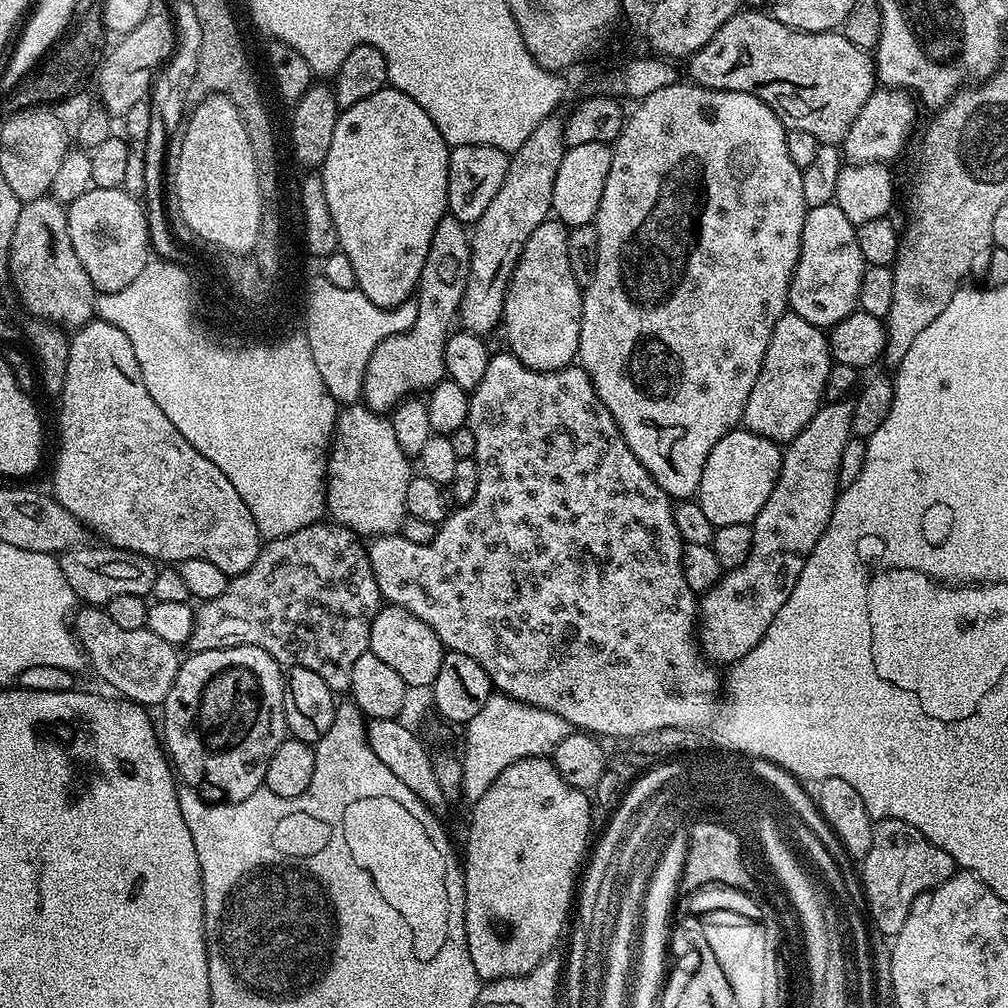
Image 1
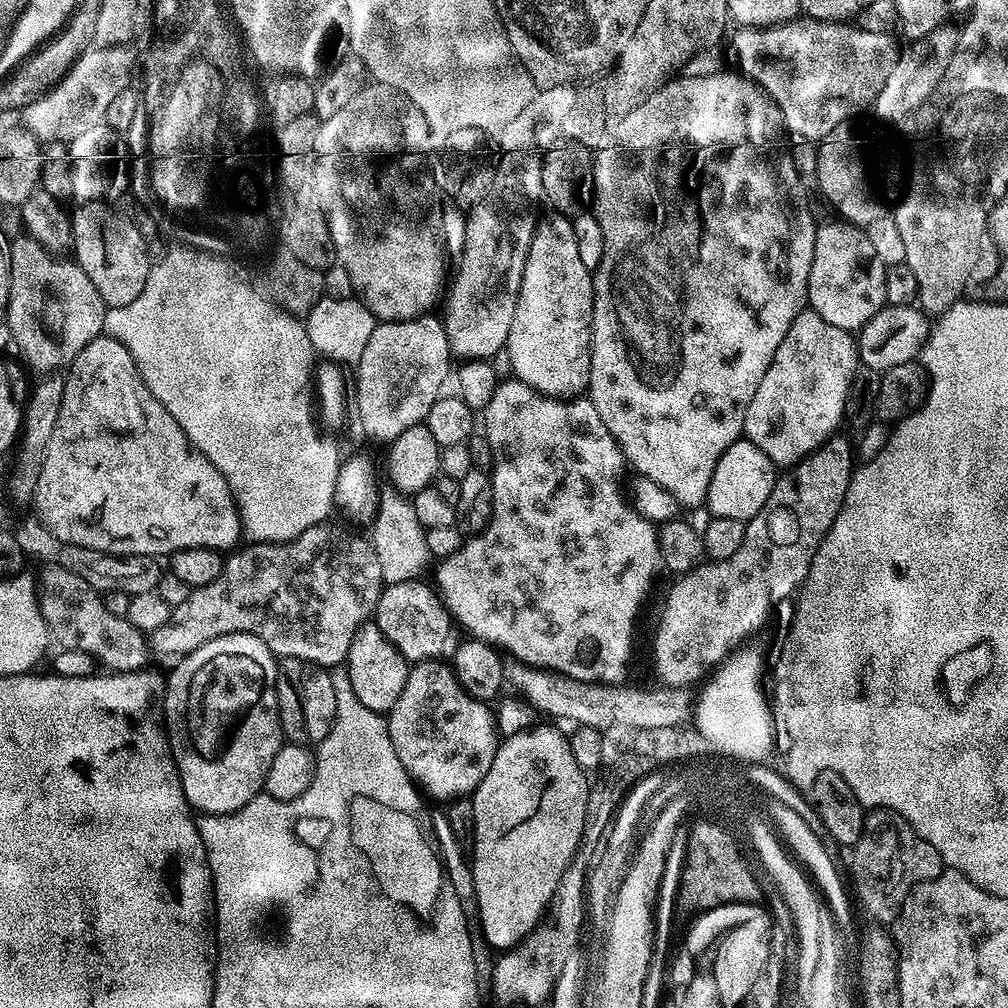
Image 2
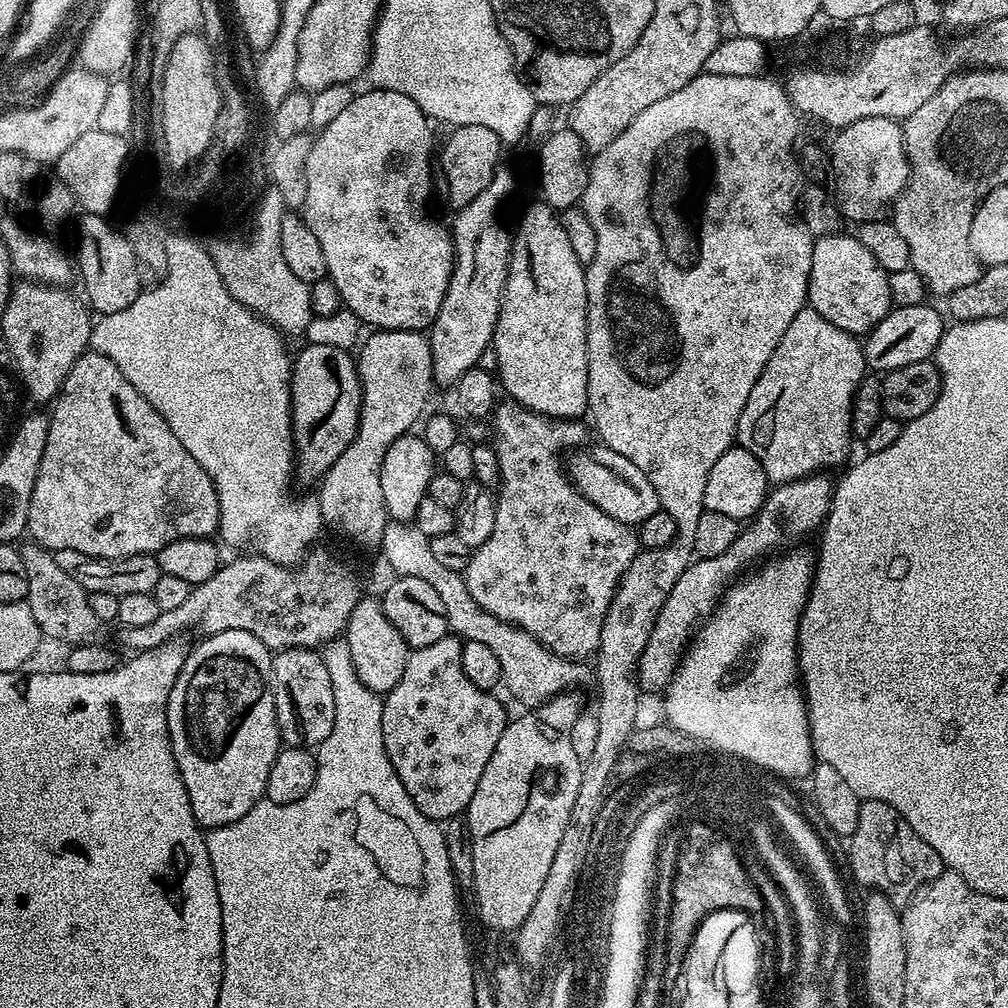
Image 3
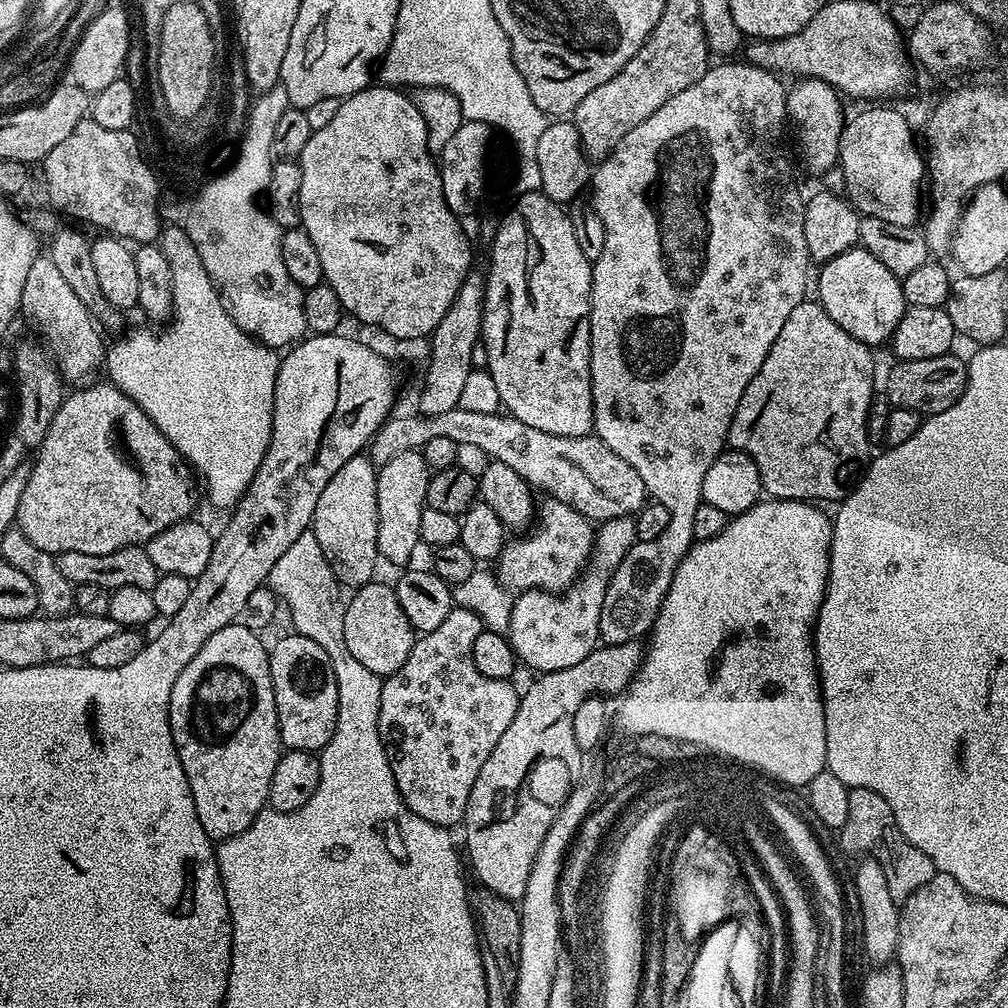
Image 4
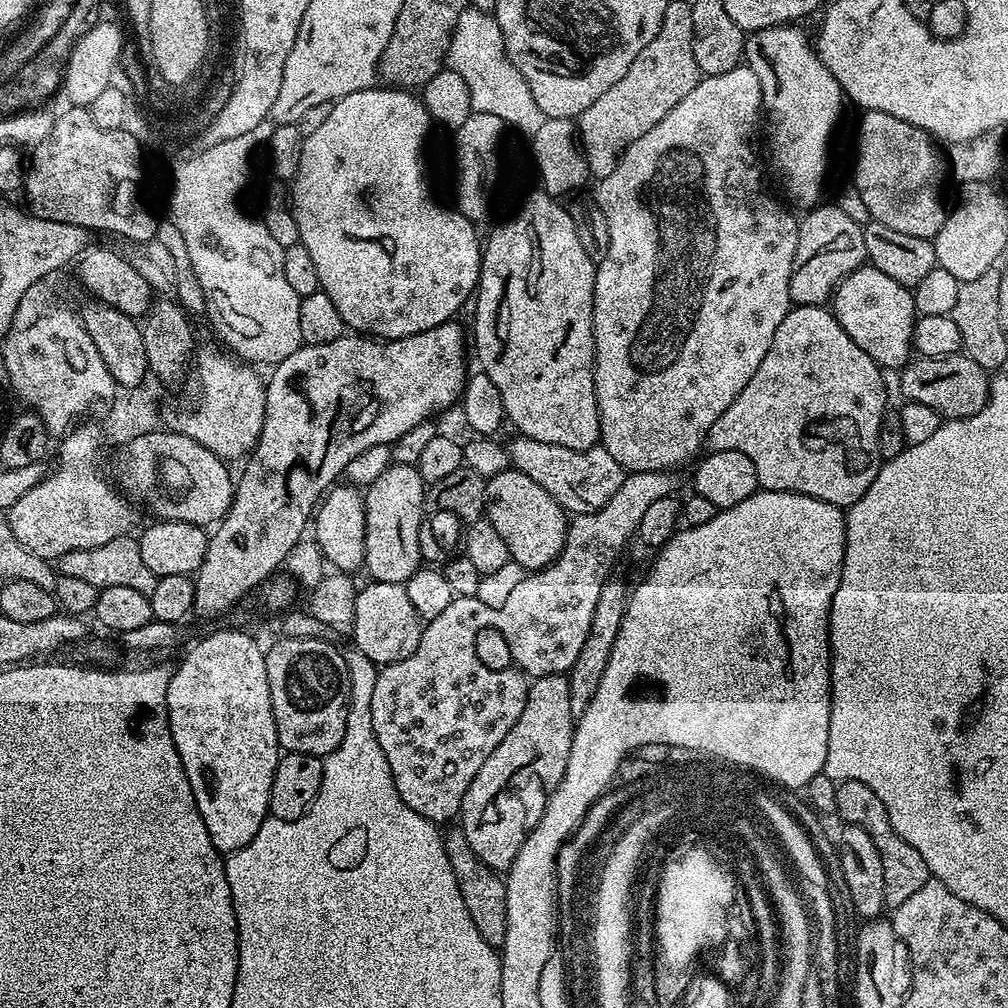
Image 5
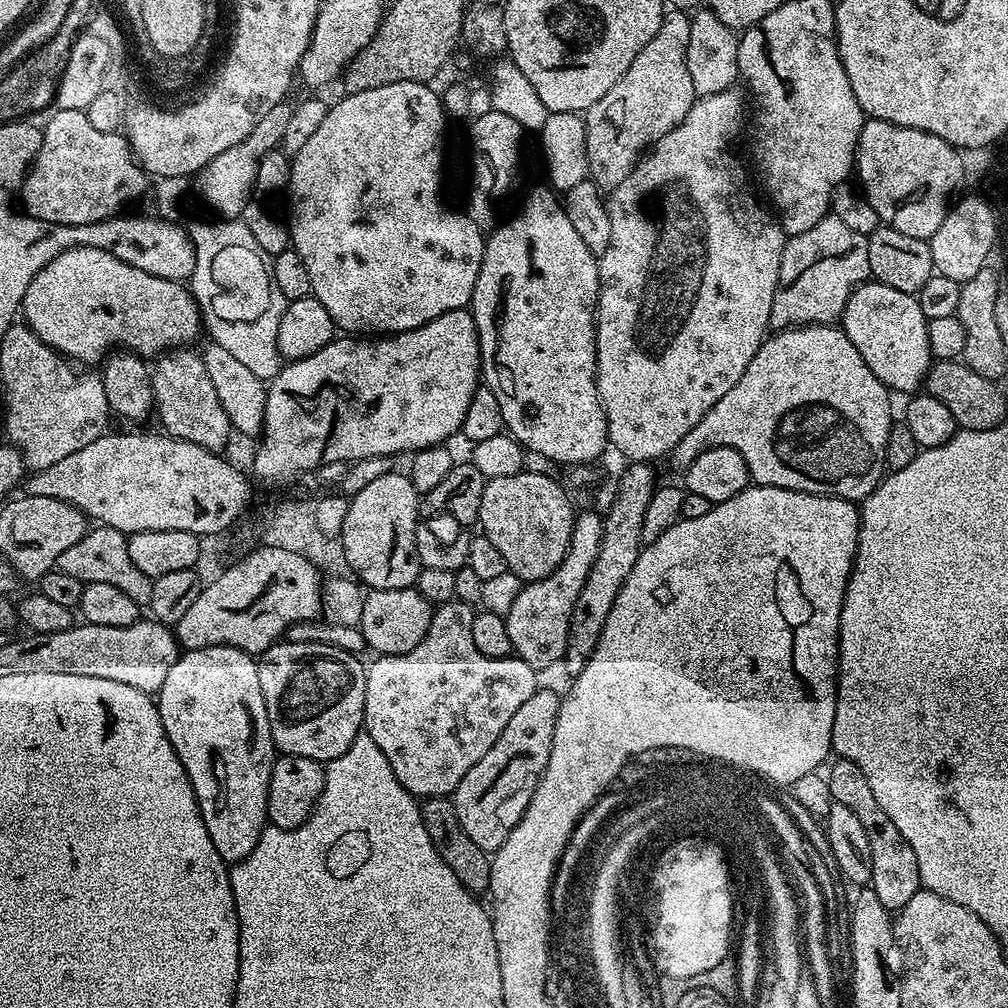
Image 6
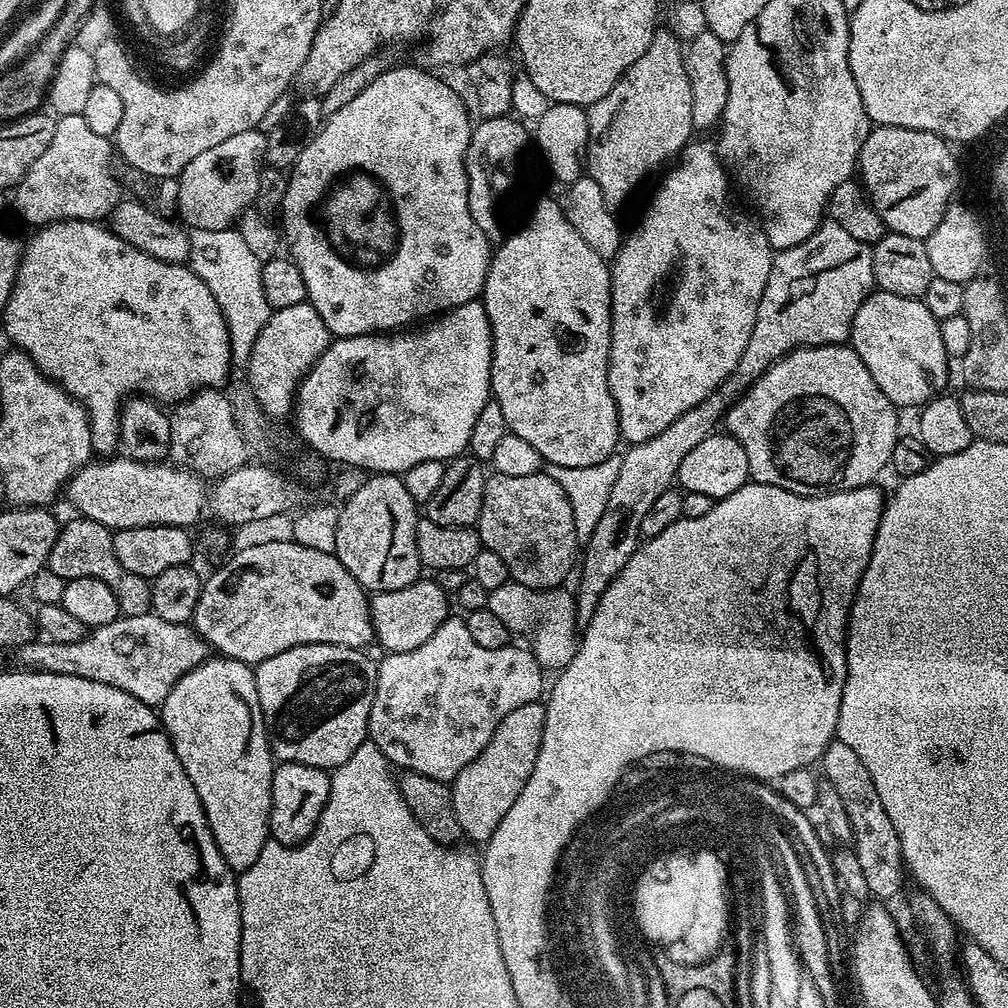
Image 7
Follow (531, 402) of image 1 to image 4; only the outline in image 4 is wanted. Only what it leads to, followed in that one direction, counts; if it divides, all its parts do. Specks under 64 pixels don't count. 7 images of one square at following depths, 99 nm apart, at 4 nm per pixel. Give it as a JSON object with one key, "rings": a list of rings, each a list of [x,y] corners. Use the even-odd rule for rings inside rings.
{"rings":[[[544,498],[539,501],[534,513],[534,523],[520,535],[524,534],[517,540],[509,539],[505,543],[495,565],[494,571],[505,588],[516,594],[529,592],[532,588],[559,594],[576,583],[592,555],[593,521],[572,509],[566,502]]]}

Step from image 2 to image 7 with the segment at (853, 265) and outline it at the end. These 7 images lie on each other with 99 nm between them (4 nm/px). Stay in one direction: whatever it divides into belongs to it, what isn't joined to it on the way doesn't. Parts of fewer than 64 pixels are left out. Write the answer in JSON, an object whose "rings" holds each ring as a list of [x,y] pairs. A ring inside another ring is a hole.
{"rings":[[[873,291],[864,299],[862,306],[858,306],[858,314],[854,314],[850,347],[858,354],[858,358],[862,358],[862,362],[866,362],[866,370],[870,370],[874,382],[878,382],[878,390],[882,390],[882,394],[886,394],[886,398],[890,398],[897,409],[919,409],[947,389],[944,387],[948,384],[950,357],[946,354],[946,346],[942,346],[940,321],[930,314],[930,310],[926,310],[923,299],[911,300],[898,294]]]}

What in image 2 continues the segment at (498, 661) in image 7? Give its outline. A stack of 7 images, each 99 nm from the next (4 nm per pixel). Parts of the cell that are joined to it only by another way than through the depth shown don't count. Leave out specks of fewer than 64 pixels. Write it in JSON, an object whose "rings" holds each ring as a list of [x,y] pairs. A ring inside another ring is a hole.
{"rings":[[[439,659],[425,660],[409,667],[406,686],[402,686],[402,694],[387,712],[386,719],[390,742],[394,742],[394,750],[409,775],[422,788],[428,788],[430,795],[455,798],[475,792],[482,778],[486,778],[486,770],[490,770],[490,762],[494,762],[498,747],[498,730],[493,709],[485,701],[475,700],[464,692],[451,667],[440,663],[444,662]]]}

